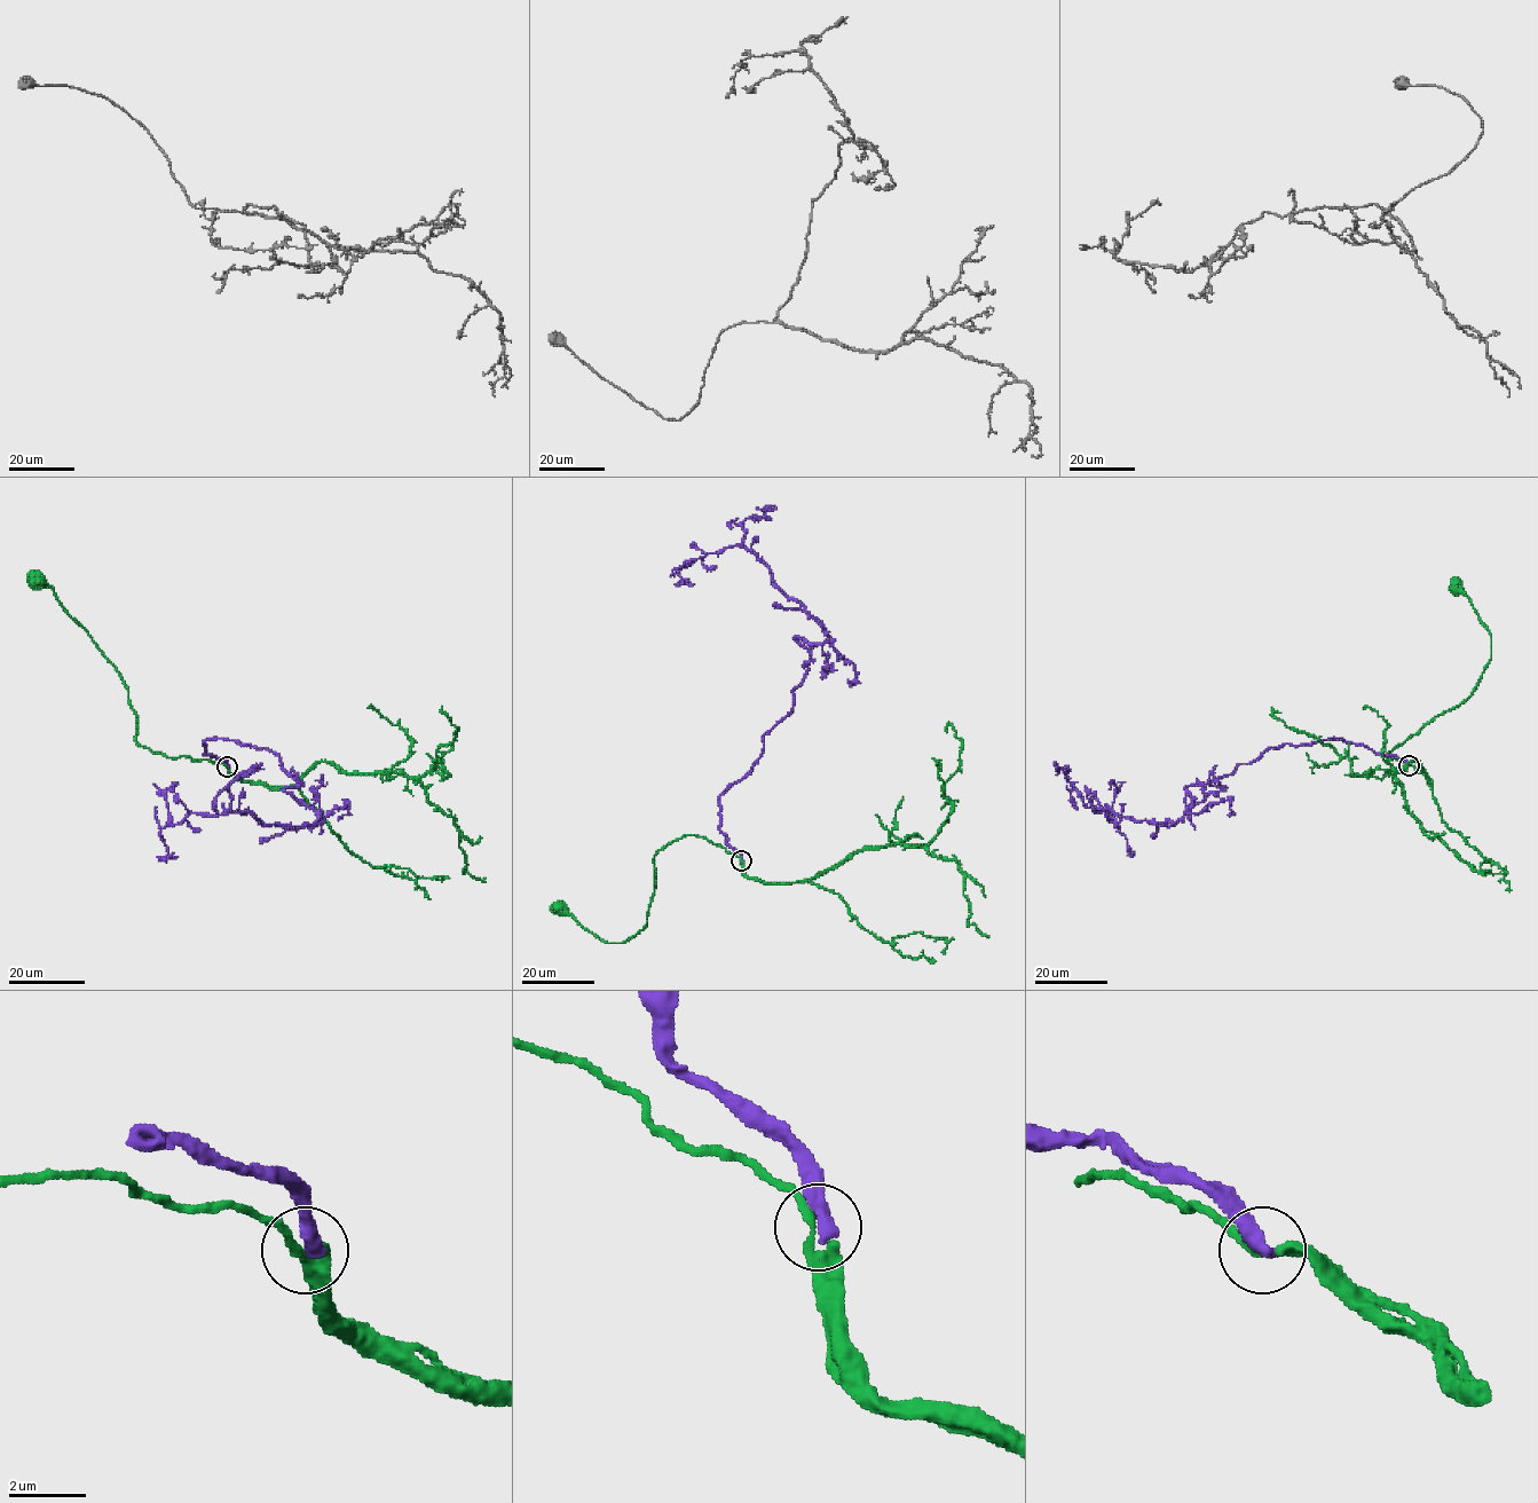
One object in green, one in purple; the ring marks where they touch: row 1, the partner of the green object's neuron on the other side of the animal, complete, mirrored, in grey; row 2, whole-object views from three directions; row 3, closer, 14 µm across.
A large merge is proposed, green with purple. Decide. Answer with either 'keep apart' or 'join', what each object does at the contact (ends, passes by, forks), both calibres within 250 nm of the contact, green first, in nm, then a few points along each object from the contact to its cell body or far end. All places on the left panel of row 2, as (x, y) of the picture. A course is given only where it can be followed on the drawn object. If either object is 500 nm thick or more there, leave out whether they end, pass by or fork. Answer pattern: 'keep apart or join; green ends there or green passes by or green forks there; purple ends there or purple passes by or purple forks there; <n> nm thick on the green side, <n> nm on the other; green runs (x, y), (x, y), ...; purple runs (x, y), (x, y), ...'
join; green passes by; purple ends there; 200 nm thick on the green side, 400 nm on the other; green runs (227, 768), (187, 756), (168, 757), (141, 746), (135, 740), (137, 716), (119, 671), (54, 591), (36, 581); purple runs (227, 768), (204, 742), (268, 748), (318, 817), (190, 813), (160, 829), (179, 857)

